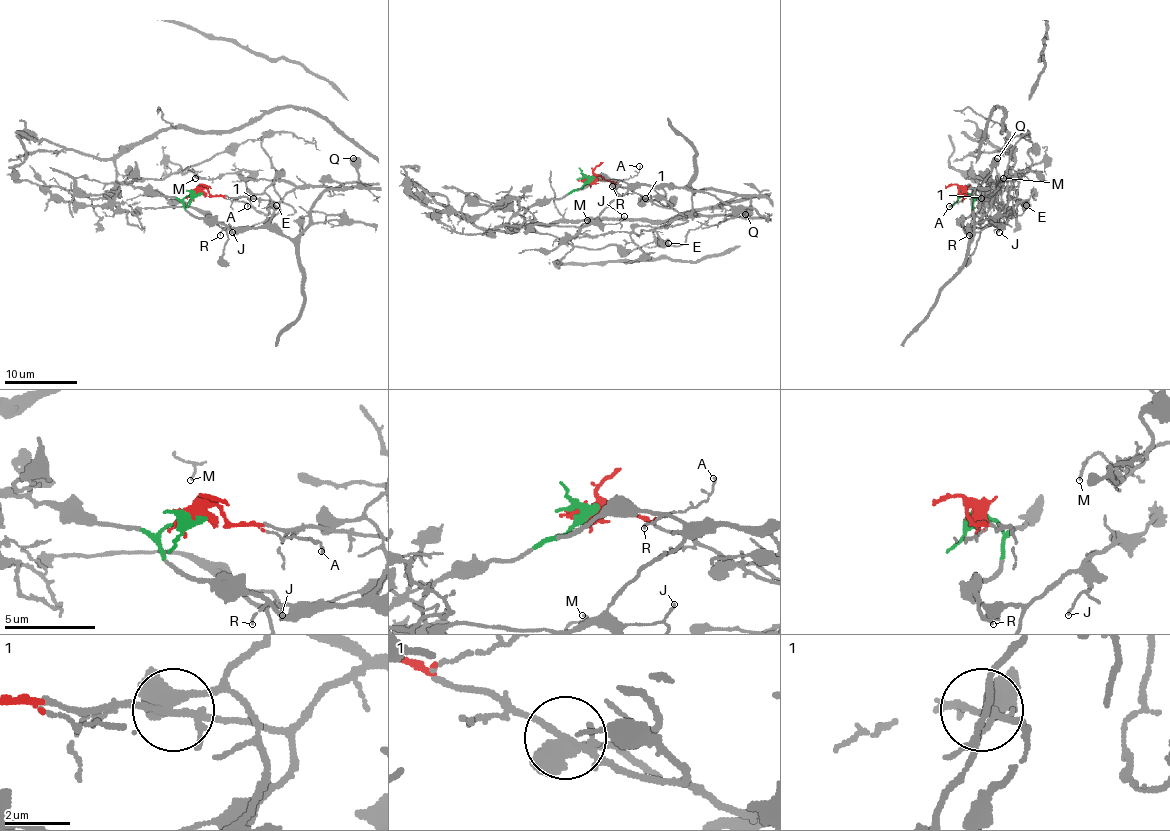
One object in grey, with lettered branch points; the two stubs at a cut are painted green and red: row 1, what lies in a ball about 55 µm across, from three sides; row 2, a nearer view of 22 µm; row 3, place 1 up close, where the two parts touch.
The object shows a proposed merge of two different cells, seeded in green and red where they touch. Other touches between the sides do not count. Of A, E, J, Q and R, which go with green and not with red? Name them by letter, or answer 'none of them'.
J, Q, R

